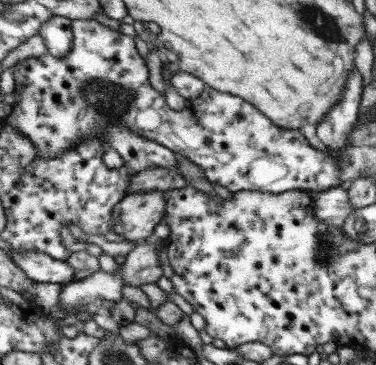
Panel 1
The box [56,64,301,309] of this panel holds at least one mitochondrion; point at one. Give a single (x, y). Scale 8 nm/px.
(104, 99)

